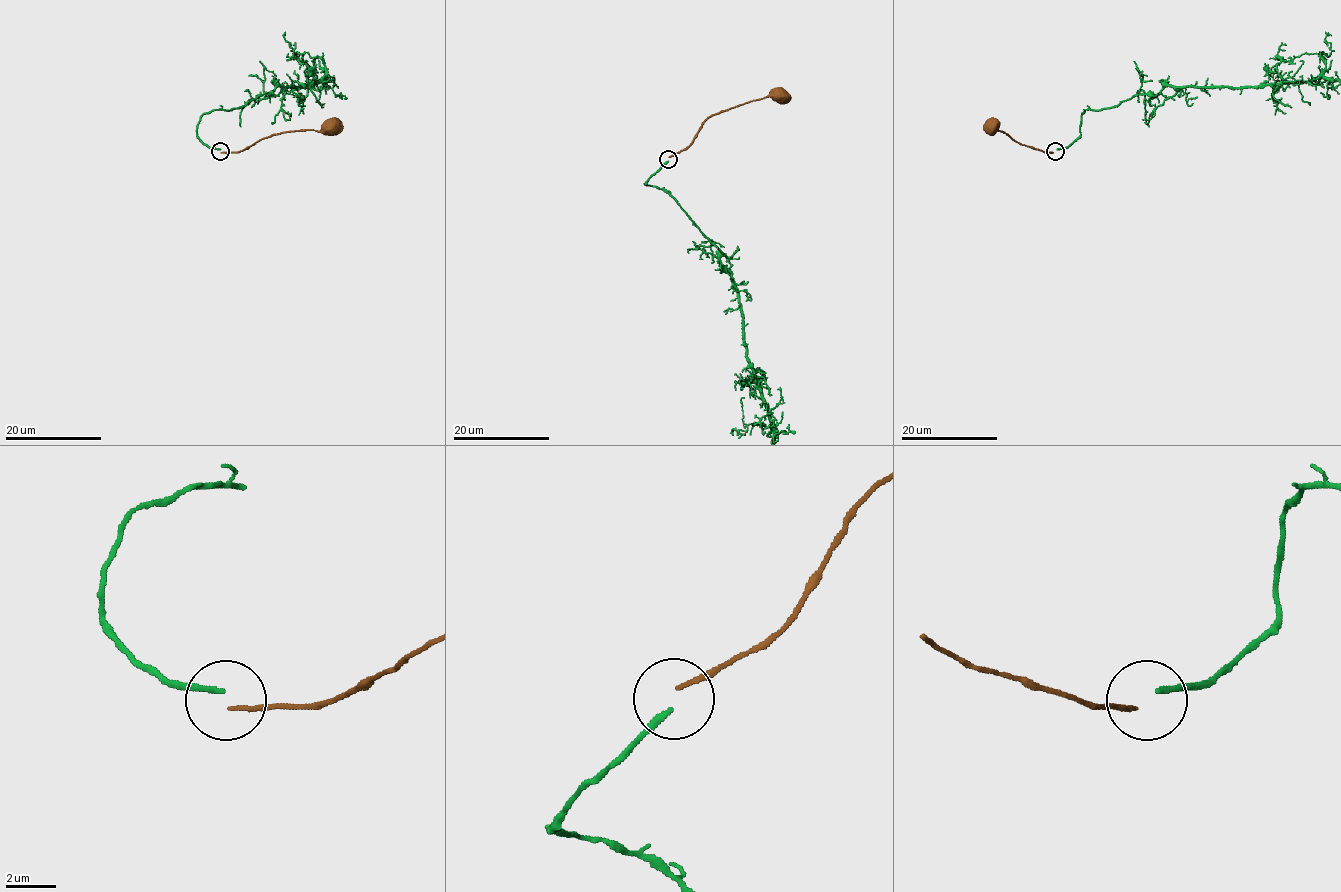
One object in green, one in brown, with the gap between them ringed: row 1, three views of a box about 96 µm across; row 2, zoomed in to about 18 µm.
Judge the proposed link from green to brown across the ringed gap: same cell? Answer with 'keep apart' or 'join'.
keep apart

